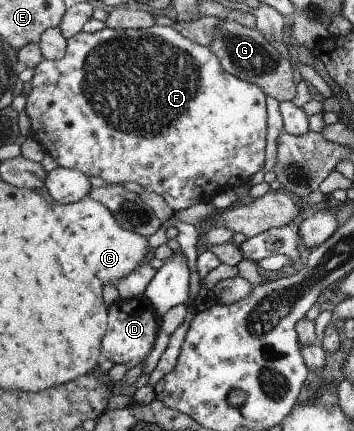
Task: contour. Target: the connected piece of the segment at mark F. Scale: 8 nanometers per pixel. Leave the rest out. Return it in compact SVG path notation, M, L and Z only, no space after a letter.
M153 25L139 30L110 29L104 27L96 32L78 32L67 39L65 53L60 59L50 61L43 59L35 65L34 73L29 79L27 97L23 108L29 121L30 135L40 143L43 150L57 165L74 168L87 177L100 177L105 183L138 183L146 191L161 197L173 212L186 209L196 203L208 203L222 191L233 190L246 184L250 177L264 165L266 147L266 105L265 93L248 81L230 75L220 67L212 51L203 44L194 43L182 37L169 26Z

